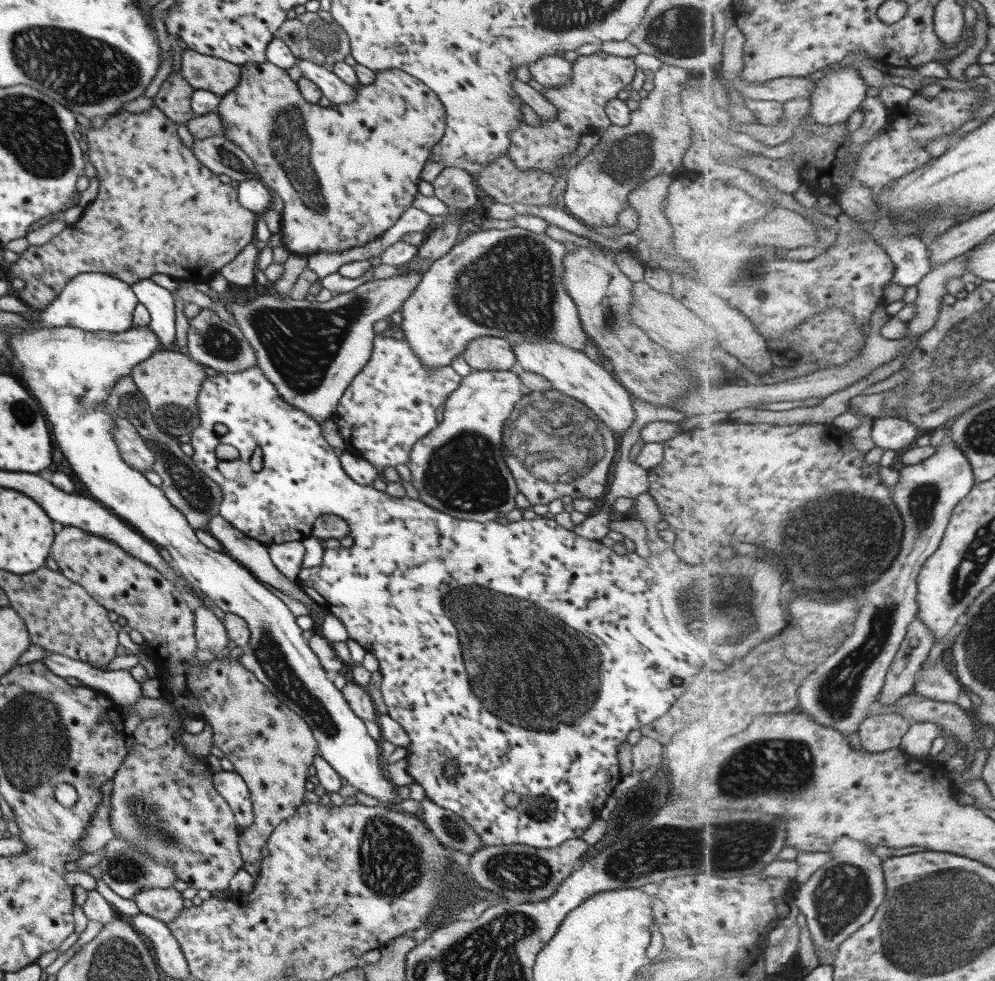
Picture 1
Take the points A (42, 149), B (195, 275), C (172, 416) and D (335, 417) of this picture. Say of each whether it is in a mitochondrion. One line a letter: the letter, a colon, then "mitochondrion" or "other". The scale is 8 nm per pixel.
A: mitochondrion
B: other
C: mitochondrion
D: other

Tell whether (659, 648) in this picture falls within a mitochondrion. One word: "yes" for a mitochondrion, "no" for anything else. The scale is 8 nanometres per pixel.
no

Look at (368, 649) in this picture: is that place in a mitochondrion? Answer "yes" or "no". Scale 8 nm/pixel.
no

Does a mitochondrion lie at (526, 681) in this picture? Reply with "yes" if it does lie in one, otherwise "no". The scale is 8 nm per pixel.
yes

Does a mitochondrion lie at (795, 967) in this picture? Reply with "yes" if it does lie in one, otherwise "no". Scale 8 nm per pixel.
no

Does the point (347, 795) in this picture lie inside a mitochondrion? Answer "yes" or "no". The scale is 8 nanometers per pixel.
no

